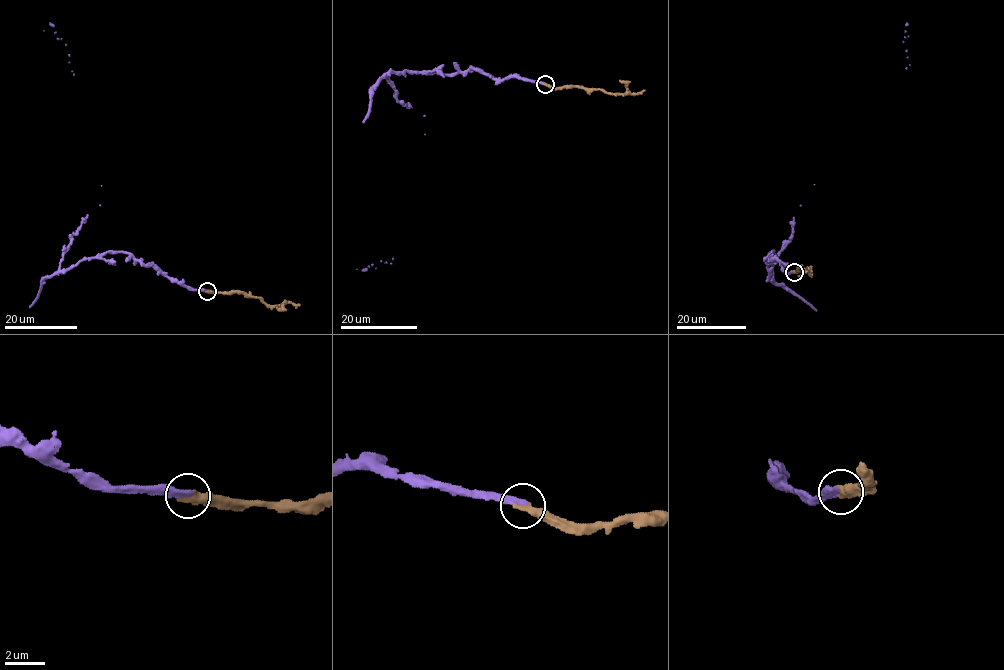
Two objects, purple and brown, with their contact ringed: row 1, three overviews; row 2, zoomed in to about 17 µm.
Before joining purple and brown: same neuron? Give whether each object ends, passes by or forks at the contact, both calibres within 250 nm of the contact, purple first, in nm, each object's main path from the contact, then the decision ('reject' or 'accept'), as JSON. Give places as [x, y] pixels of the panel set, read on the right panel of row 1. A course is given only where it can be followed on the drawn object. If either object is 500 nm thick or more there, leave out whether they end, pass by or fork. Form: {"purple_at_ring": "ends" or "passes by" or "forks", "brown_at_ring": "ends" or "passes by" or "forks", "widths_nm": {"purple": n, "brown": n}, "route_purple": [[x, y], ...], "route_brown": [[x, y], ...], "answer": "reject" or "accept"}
{"purple_at_ring": "ends", "brown_at_ring": "ends", "widths_nm": {"purple": 320, "brown": 440}, "route_purple": [[793, 272], [770, 254], [772, 277], [793, 217], [906, 22]], "route_brown": [[793, 272], [798, 266], [809, 273], [811, 267], [808, 269]], "answer": "accept"}

